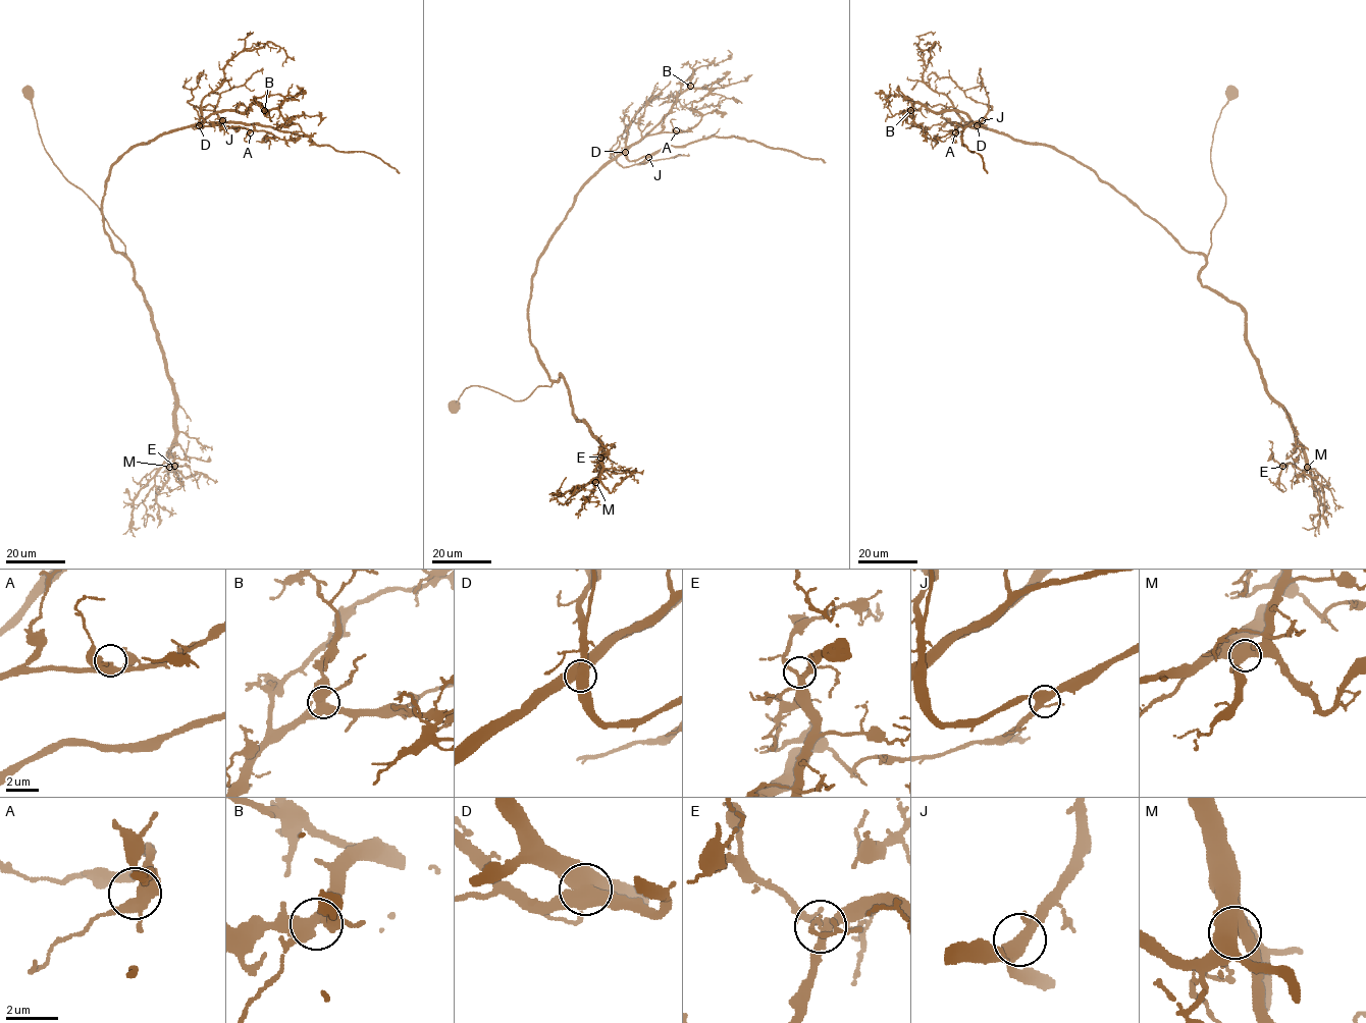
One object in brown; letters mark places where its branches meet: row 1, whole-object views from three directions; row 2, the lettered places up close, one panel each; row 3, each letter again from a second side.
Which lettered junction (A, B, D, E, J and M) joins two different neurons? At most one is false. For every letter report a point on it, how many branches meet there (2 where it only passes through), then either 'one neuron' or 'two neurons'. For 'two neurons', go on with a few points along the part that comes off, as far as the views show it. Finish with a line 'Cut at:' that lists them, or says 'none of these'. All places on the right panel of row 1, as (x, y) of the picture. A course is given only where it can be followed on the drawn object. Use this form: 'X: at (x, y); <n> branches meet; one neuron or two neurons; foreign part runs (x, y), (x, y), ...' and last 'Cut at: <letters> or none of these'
A: at (955, 132); 4 branches meet; one neuron
B: at (910, 110); 4 branches meet; one neuron
D: at (977, 125); 4 branches meet; two neurons; foreign part runs (977, 125), (985, 125), (972, 122), (960, 131), (962, 143), (982, 158), (987, 173)
E: at (1282, 466); 6 branches meet; one neuron
J: at (982, 120); 4 branches meet; one neuron
M: at (1307, 467); 3 branches meet; one neuron
Cut at: D

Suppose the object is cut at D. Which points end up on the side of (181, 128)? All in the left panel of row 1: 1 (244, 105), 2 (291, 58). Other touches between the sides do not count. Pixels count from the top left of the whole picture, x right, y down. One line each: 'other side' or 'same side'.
1: same side
2: other side

